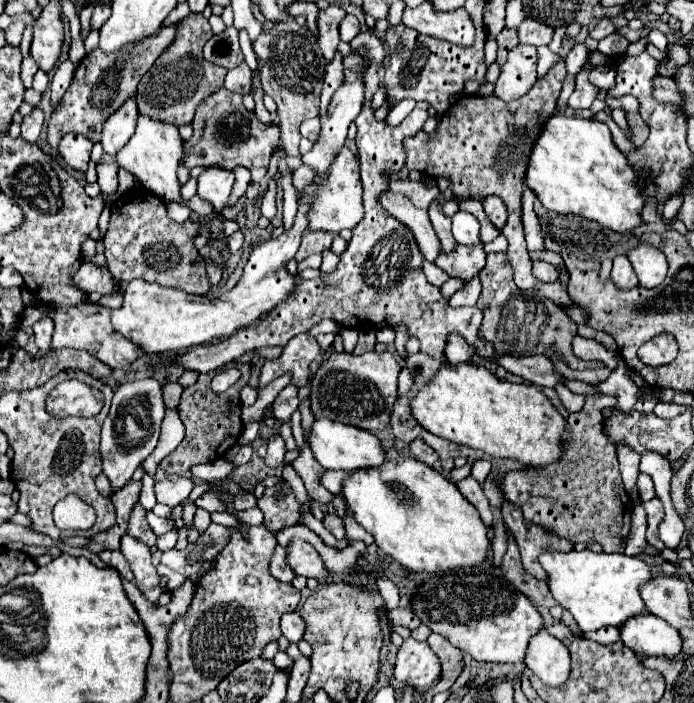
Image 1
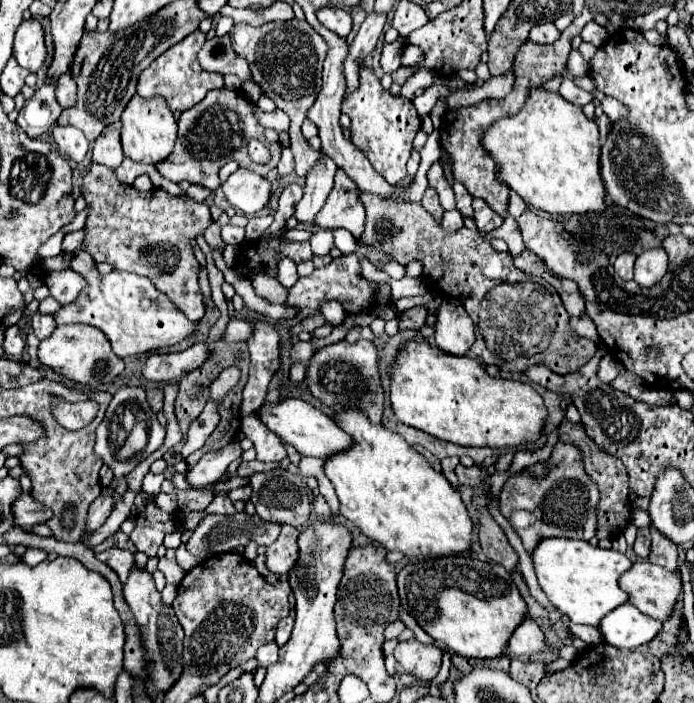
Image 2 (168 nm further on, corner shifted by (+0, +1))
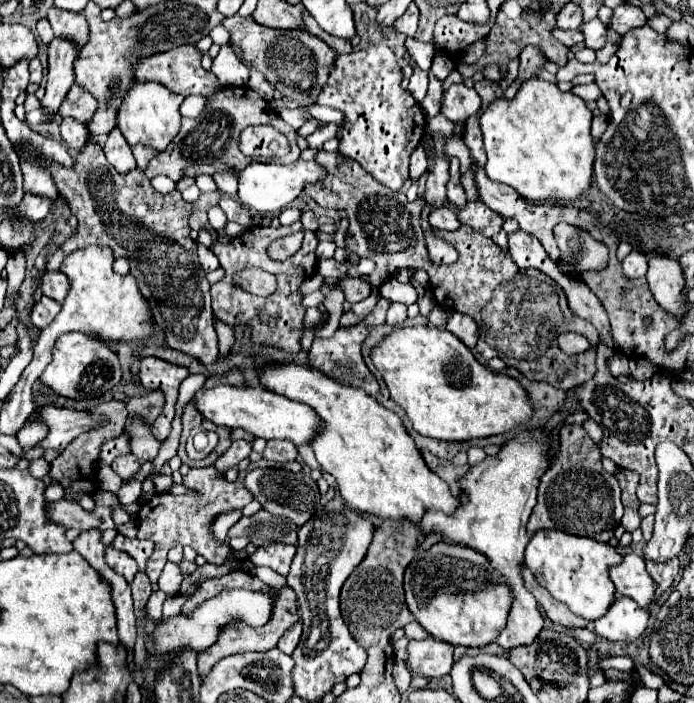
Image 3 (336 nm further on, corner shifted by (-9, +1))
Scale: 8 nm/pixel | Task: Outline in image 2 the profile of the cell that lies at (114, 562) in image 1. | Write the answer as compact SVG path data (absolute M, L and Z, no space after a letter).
M112 547L112 549L106 549L106 551L98 553L96 559L106 563L106 565L110 565L118 573L122 583L126 583L130 571L132 571L132 565L134 565L134 553L118 549L118 547Z

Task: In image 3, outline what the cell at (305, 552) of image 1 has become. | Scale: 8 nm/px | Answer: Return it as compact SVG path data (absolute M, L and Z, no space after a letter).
M271 543L267 547L259 547L253 555L251 555L251 561L261 567L271 567L273 571L281 573L281 575L287 575L289 567L291 567L291 561L293 561L293 555L295 555L295 545L287 545L287 543Z

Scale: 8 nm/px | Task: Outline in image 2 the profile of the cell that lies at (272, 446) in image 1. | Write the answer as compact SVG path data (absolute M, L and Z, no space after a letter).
M254 413L244 415L240 419L240 429L254 443L254 451L256 451L258 461L282 461L282 459L286 459L284 445L278 441L278 437L274 437L274 433L264 423L260 423L260 419Z

